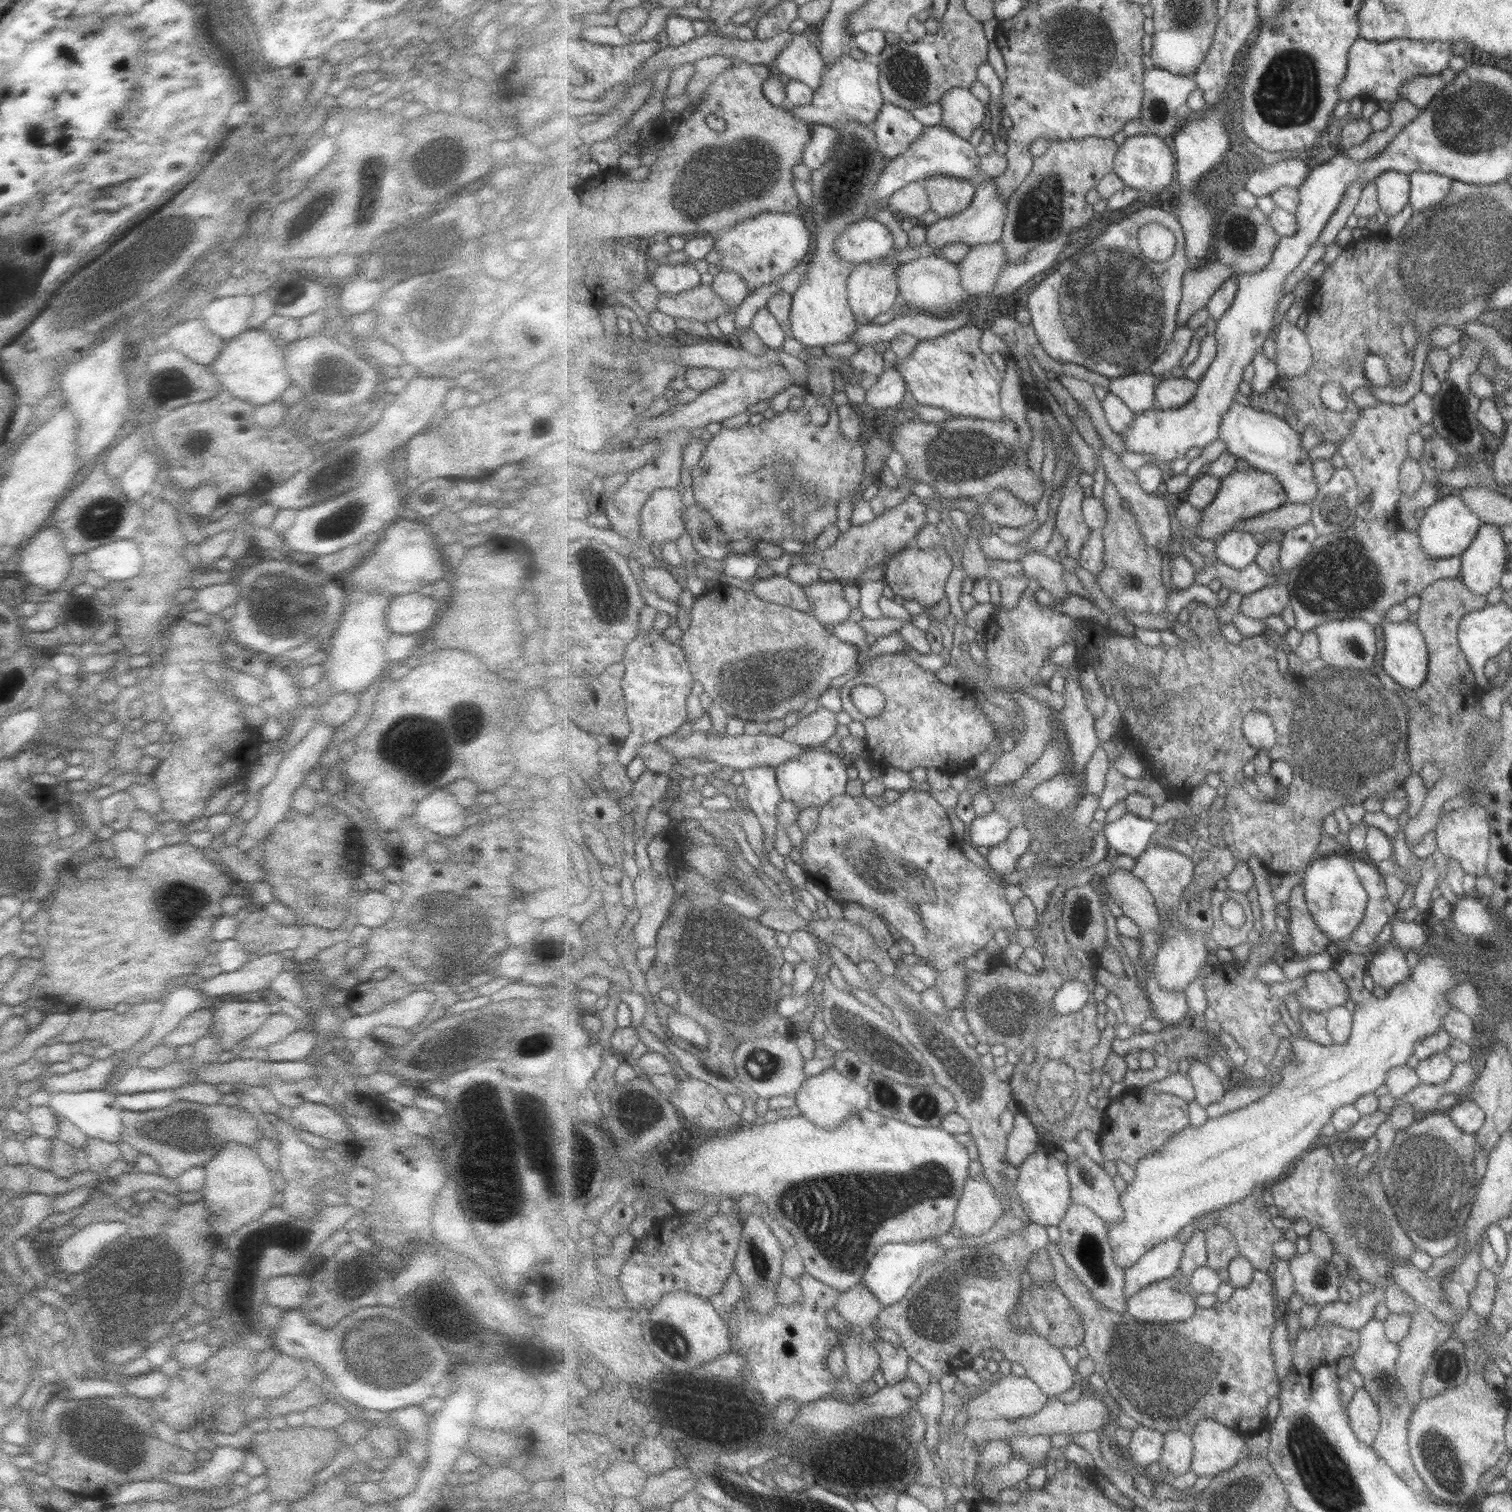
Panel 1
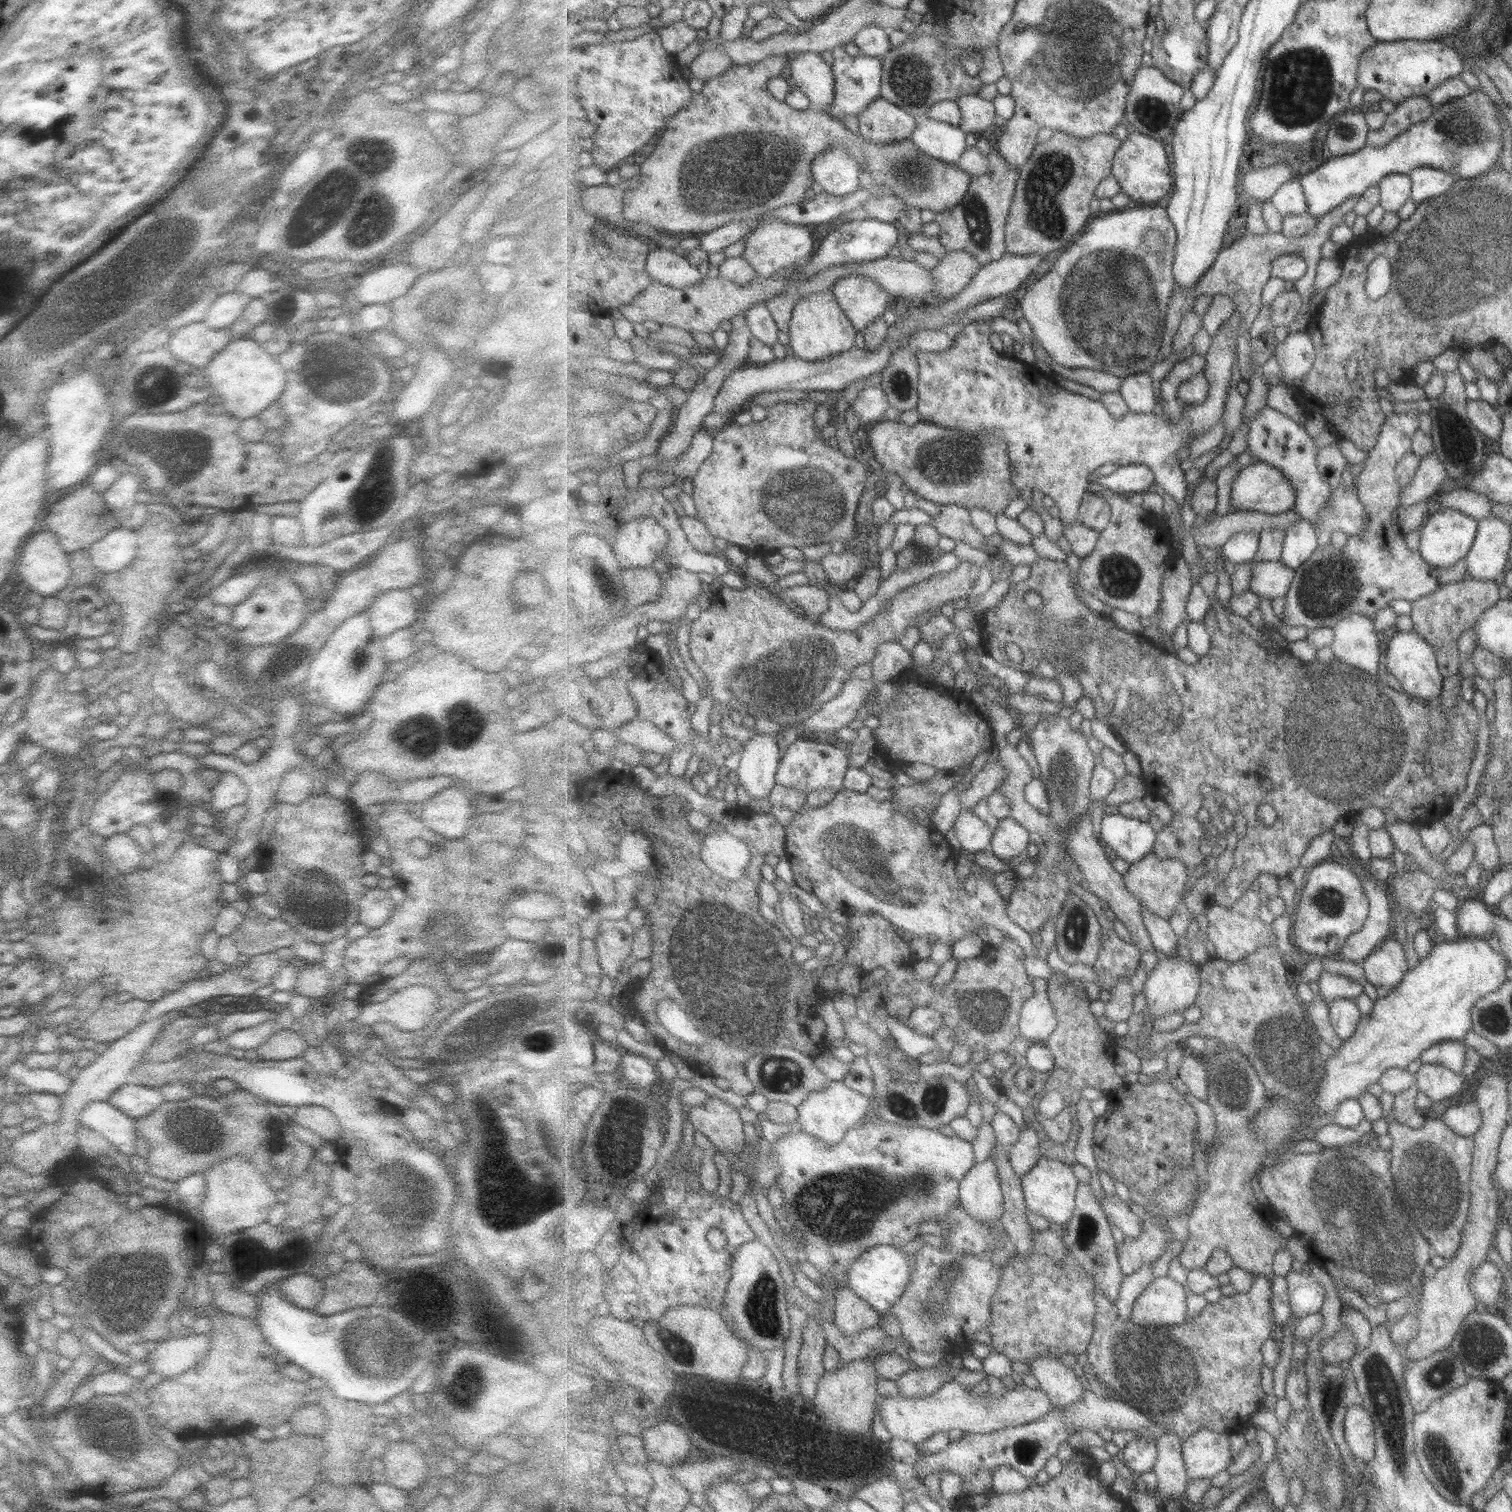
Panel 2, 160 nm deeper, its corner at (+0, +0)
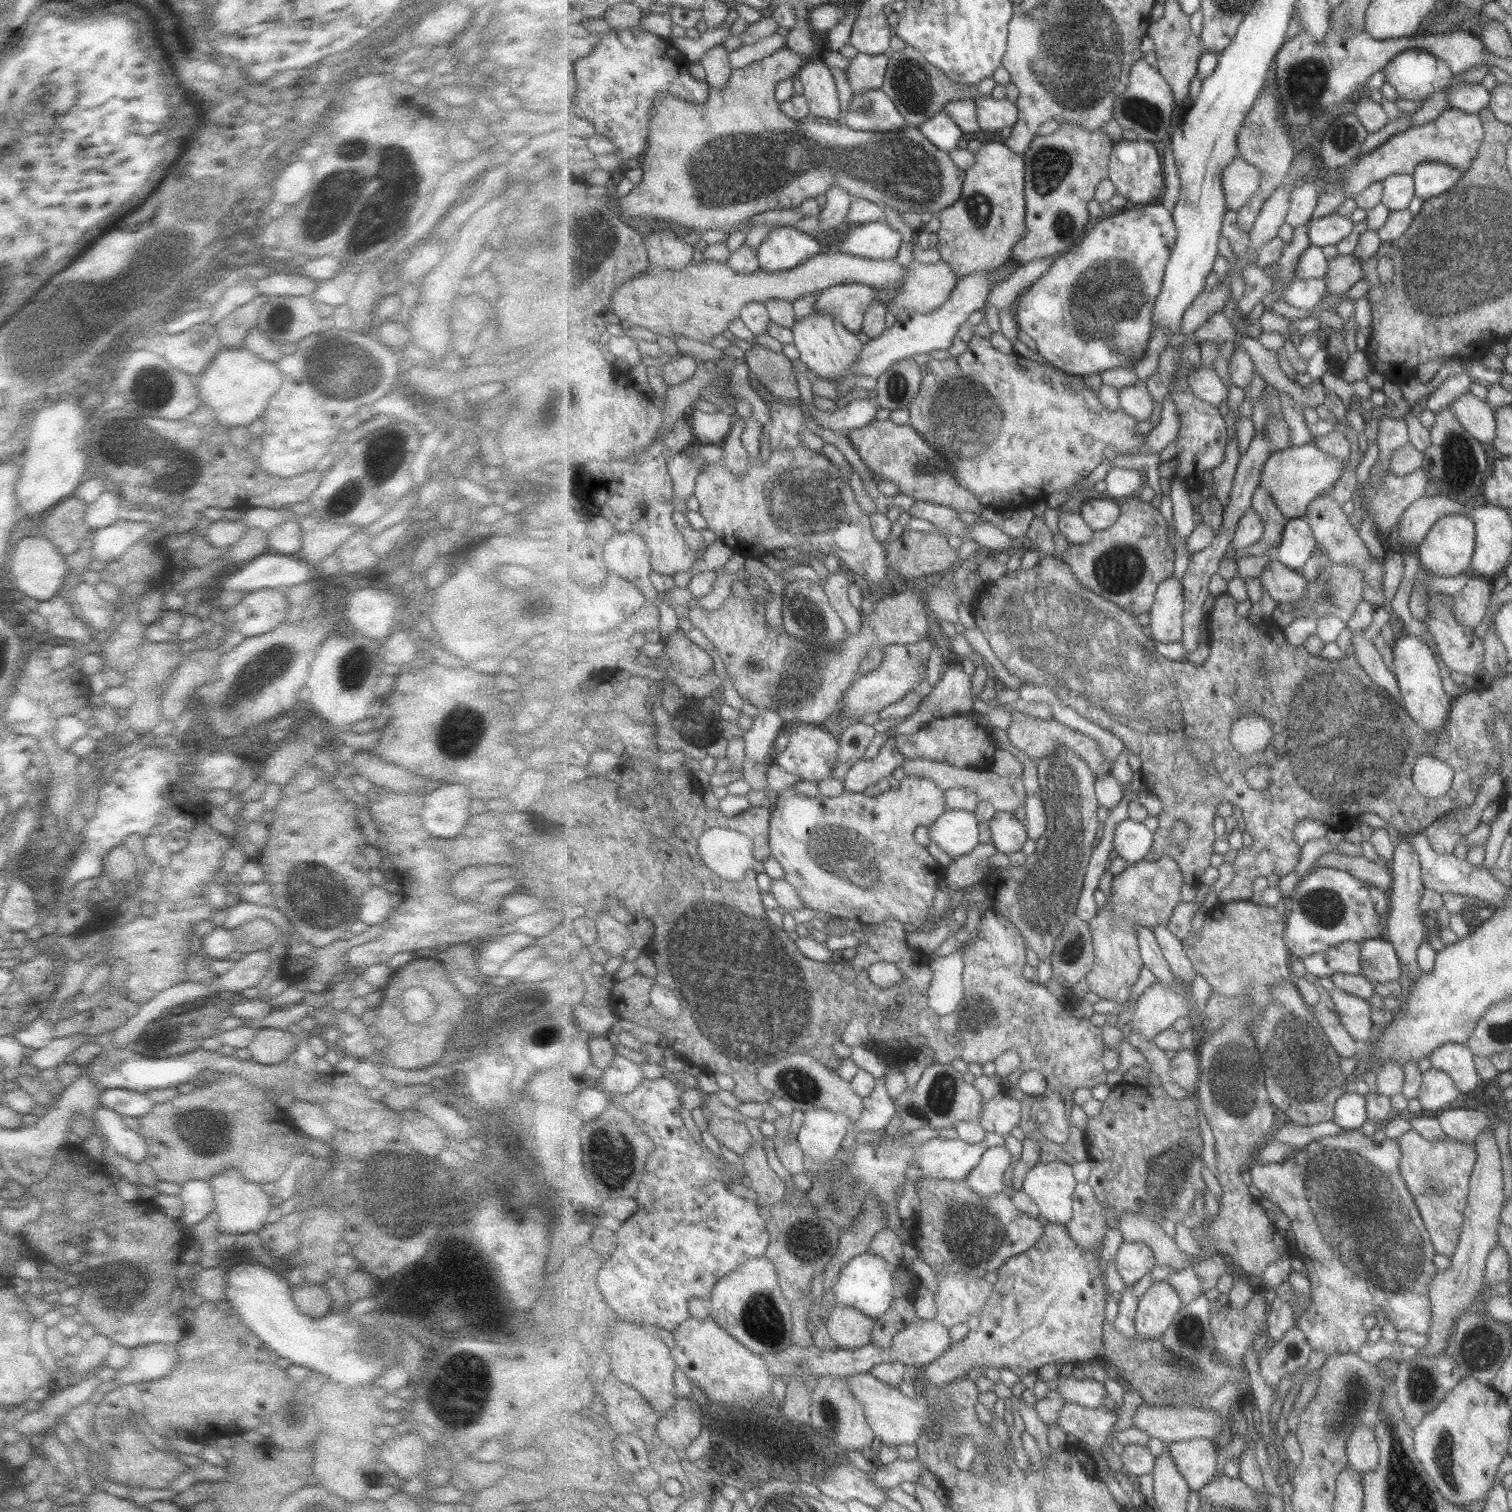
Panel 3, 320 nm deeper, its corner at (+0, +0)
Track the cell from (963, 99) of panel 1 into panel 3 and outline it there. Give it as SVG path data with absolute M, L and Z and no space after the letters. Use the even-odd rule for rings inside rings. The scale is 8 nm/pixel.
M991 96L976 99L977 122L983 130L1001 131L1001 128L1013 129L1019 121L1019 108L1017 104L1008 100L995 99Z

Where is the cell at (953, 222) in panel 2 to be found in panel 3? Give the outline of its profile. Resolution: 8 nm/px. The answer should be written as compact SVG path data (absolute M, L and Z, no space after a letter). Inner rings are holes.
M1005 143L983 145L975 154L975 164L966 172L966 182L959 201L938 213L940 241L938 250L942 261L955 269L958 278L976 272L997 272L1014 256L1014 249L1027 234L1026 223L1026 161Z

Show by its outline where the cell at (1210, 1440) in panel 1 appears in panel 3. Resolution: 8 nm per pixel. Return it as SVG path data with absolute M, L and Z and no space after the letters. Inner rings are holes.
M1195 1438L1168 1445L1168 1451L1174 1457L1175 1464L1186 1477L1193 1493L1206 1487L1217 1472L1216 1441L1207 1438Z

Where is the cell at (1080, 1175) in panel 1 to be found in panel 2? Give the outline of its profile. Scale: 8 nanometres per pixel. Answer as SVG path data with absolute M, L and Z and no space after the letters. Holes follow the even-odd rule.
M1103 1191L1101 1206L1108 1219L1131 1238L1139 1238L1143 1233L1143 1220L1129 1208L1117 1195L1109 1195Z

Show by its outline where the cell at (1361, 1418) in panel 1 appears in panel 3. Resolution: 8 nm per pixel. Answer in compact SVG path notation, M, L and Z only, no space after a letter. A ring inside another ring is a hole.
M1358 1426L1348 1442L1348 1466L1362 1475L1373 1472L1380 1463L1380 1448L1374 1429Z

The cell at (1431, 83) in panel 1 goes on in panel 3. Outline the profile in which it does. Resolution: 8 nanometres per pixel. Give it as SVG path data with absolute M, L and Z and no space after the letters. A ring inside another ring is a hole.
M1456 82L1448 94L1446 107L1478 114L1488 108L1489 93L1480 83Z

